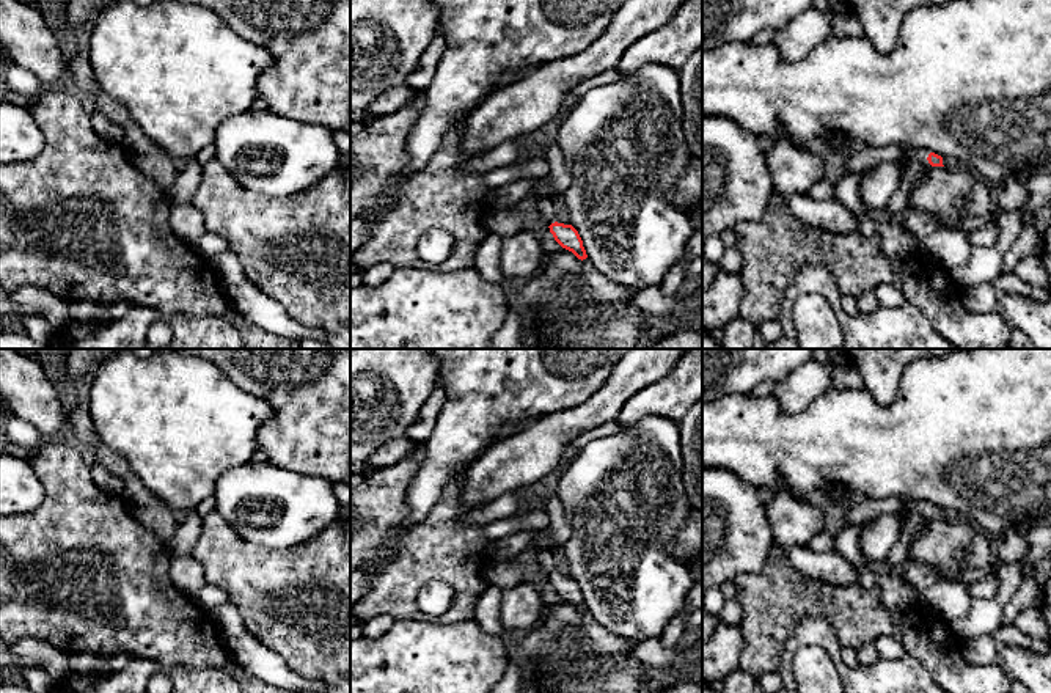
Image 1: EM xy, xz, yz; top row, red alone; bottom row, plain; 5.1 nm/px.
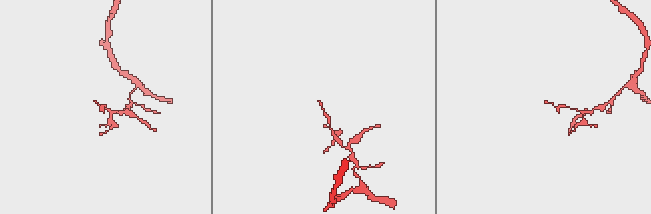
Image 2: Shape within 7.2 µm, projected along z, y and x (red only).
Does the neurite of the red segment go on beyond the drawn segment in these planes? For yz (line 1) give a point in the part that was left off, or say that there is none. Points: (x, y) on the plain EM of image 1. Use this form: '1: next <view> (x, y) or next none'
1: next none

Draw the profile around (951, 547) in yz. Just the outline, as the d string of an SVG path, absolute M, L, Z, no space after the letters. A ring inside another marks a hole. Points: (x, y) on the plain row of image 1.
M930 517L922 537L914 541L908 552L910 561L933 567L939 574L939 581L961 581L961 572L987 569L994 558L990 536L963 517Z

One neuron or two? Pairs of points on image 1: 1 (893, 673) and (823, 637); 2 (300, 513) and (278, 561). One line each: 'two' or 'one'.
1: one
2: two

